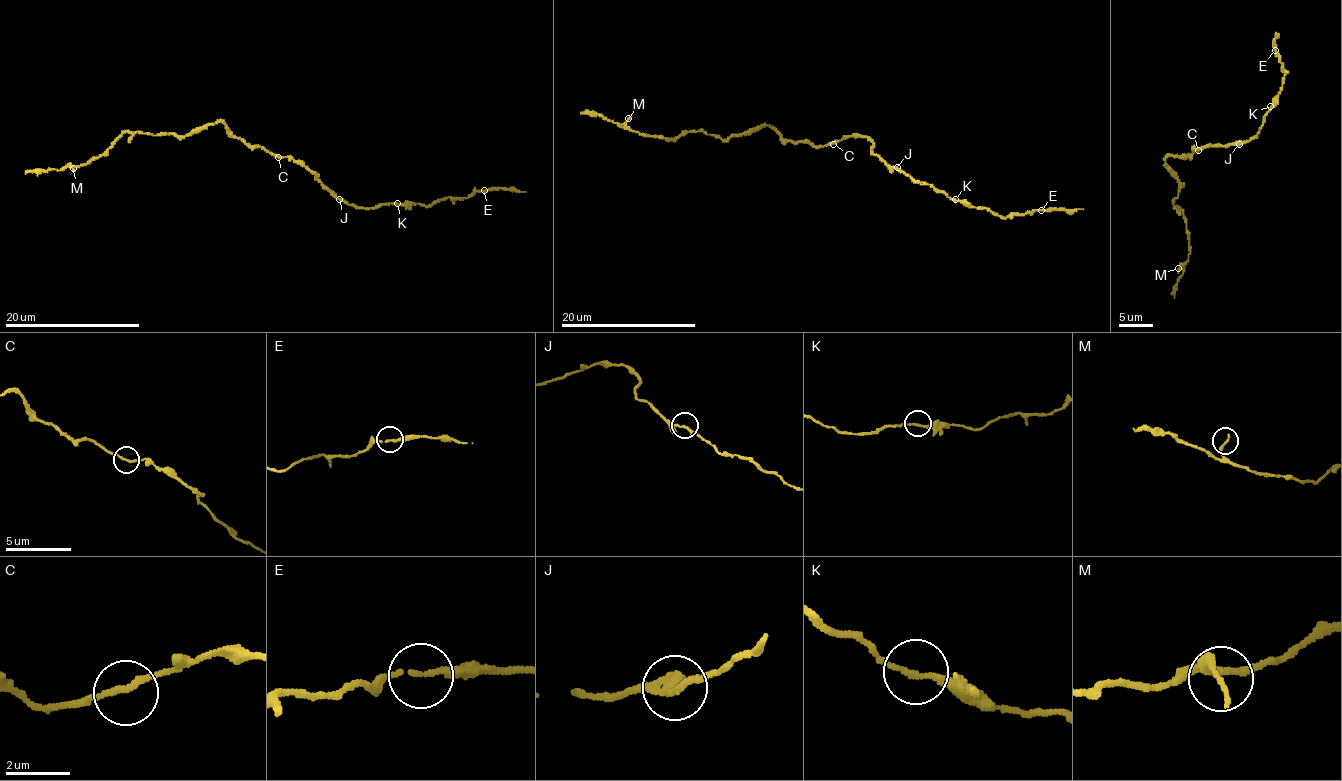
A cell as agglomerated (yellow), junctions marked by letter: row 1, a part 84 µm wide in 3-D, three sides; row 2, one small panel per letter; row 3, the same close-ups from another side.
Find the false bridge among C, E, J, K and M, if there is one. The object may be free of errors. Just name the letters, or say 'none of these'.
none of these

